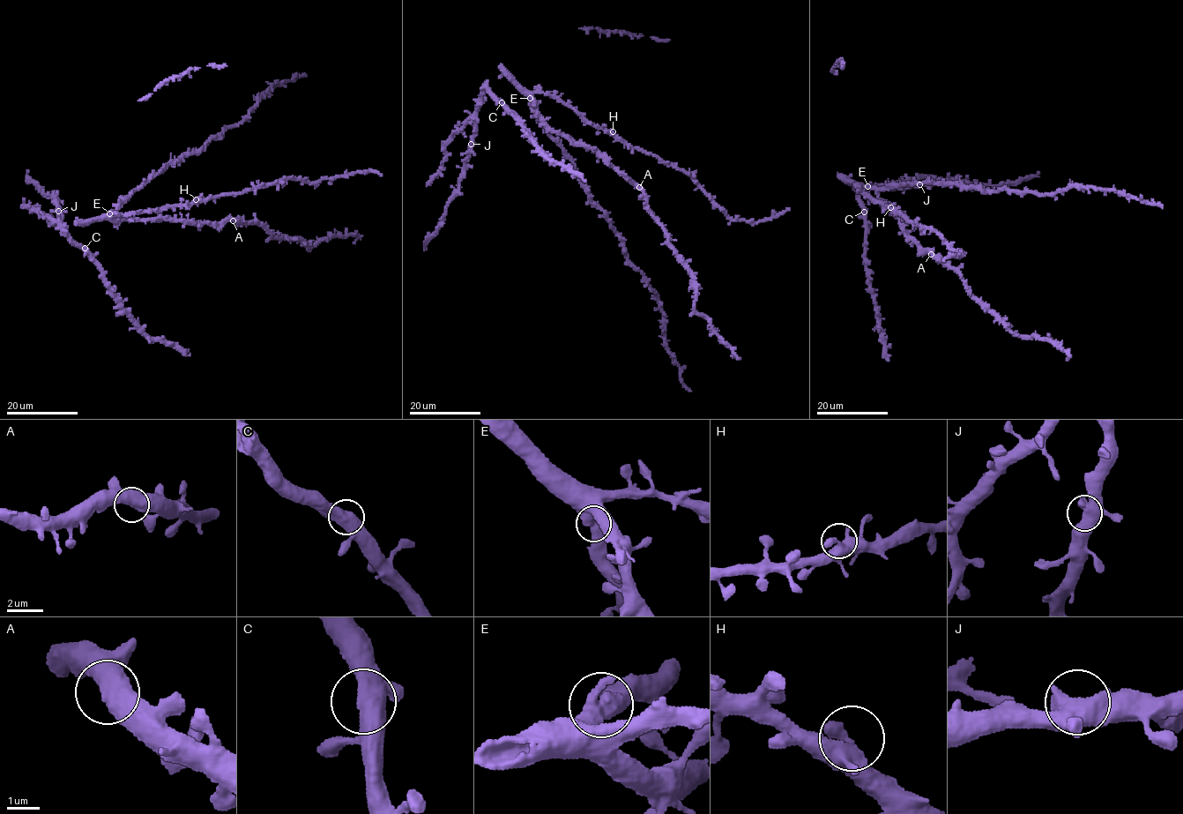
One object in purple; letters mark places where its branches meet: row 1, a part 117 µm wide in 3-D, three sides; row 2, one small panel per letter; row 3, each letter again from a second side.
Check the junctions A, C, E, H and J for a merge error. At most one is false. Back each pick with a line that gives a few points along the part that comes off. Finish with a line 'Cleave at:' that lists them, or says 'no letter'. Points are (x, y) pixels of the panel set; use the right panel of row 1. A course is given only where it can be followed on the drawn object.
Cleave at: no letter

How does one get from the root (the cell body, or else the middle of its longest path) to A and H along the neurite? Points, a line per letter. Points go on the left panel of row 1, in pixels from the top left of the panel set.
A: (118, 209), (115, 212), (118, 220), (159, 218), (214, 223), (233, 220)
H: (118, 209), (109, 215), (187, 205), (196, 199)

